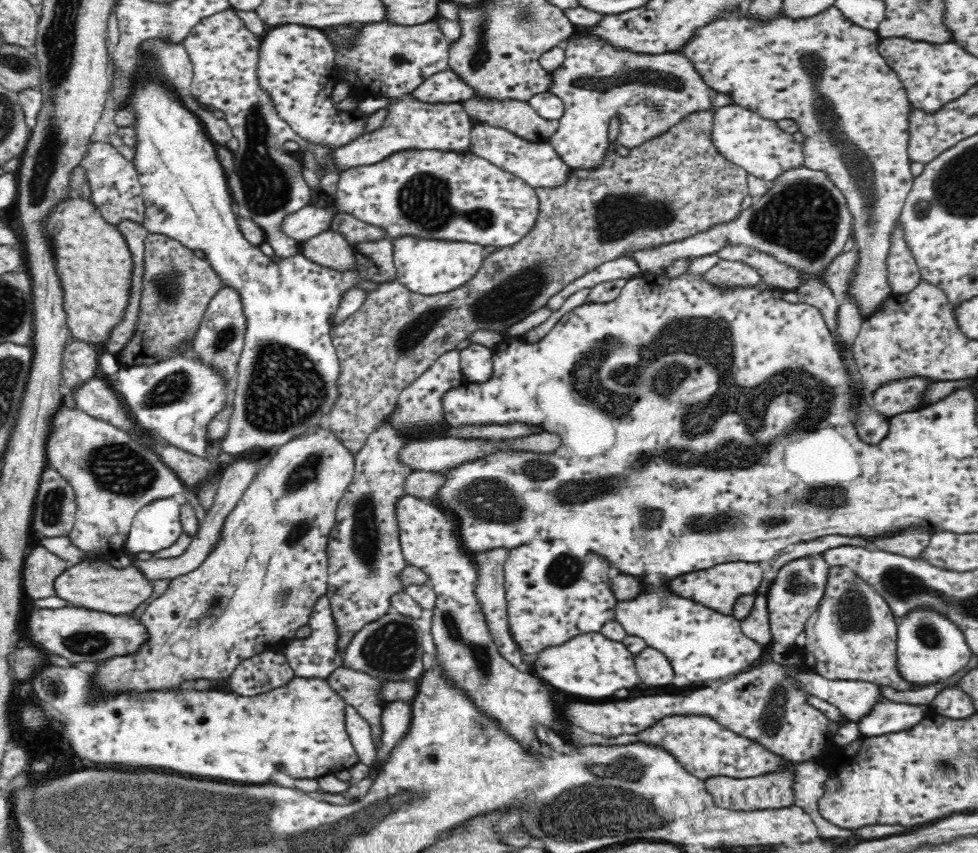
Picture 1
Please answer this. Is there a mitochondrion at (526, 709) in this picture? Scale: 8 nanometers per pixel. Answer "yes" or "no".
no

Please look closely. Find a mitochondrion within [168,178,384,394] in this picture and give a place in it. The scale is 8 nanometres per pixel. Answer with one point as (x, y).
(225, 335)

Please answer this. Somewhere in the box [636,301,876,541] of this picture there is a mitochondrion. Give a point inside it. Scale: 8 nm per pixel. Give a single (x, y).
(698, 522)

